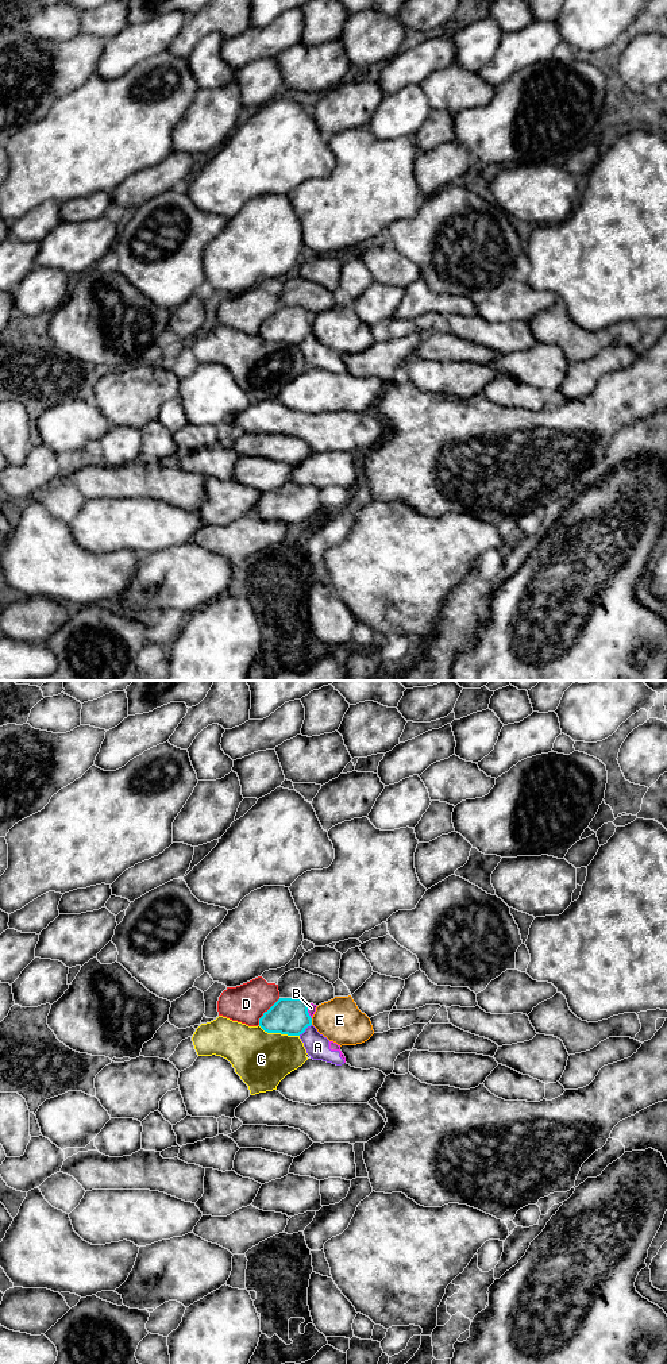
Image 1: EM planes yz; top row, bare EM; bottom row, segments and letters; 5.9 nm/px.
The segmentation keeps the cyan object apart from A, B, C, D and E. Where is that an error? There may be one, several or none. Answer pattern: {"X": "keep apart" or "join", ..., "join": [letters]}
{"A": "keep apart", "B": "keep apart", "C": "keep apart", "D": "keep apart", "E": "keep apart", "join": []}

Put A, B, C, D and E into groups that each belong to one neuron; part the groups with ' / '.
A B / C / D / E

